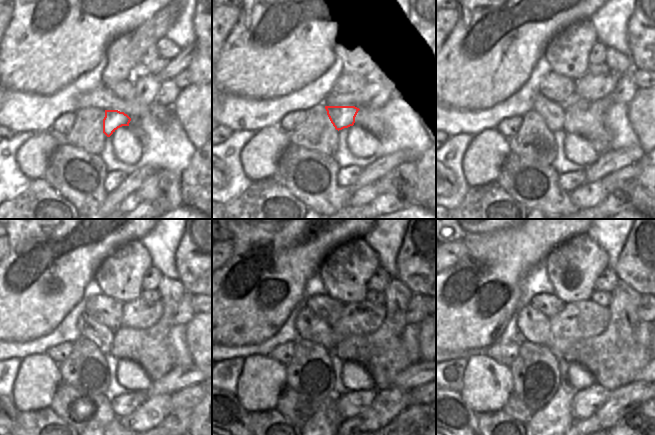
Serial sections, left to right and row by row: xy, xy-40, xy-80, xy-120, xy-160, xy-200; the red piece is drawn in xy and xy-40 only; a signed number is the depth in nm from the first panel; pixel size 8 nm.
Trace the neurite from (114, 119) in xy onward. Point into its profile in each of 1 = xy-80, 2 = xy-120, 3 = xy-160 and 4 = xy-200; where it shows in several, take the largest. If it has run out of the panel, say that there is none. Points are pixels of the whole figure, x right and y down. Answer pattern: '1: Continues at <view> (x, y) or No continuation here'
1: Continues at xy-80 (556, 118)
2: Continues at xy-120 (104, 338)
3: Continues at xy-160 (310, 326)
4: Continues at xy-200 (534, 326)

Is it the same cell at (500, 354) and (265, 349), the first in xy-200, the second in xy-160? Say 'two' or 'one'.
two

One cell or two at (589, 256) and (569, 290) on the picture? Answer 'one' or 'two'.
one

